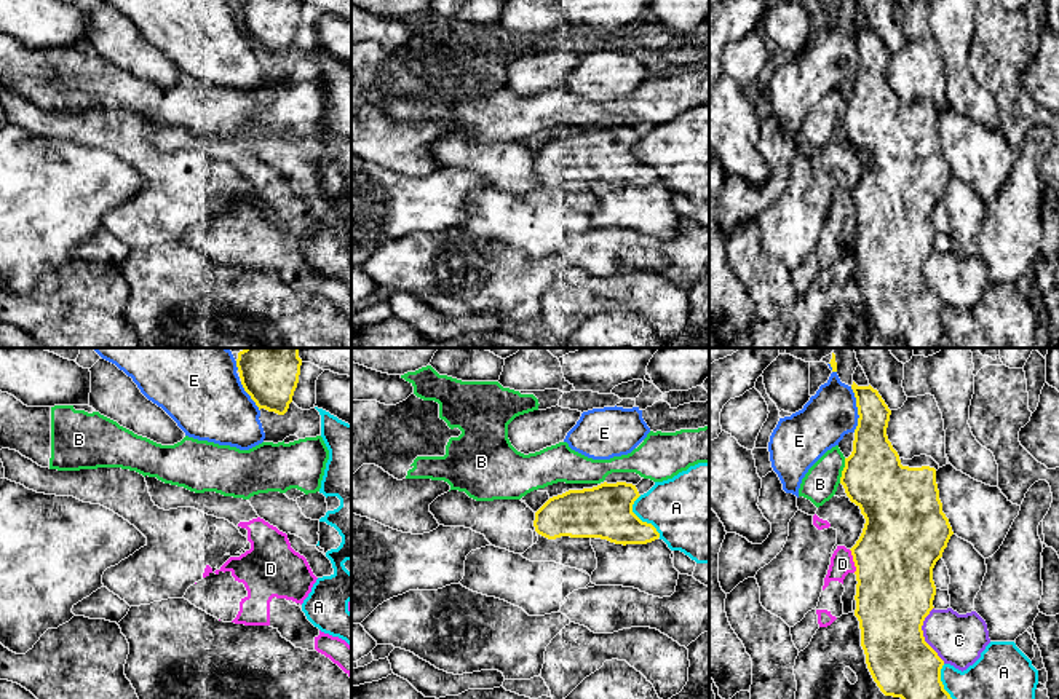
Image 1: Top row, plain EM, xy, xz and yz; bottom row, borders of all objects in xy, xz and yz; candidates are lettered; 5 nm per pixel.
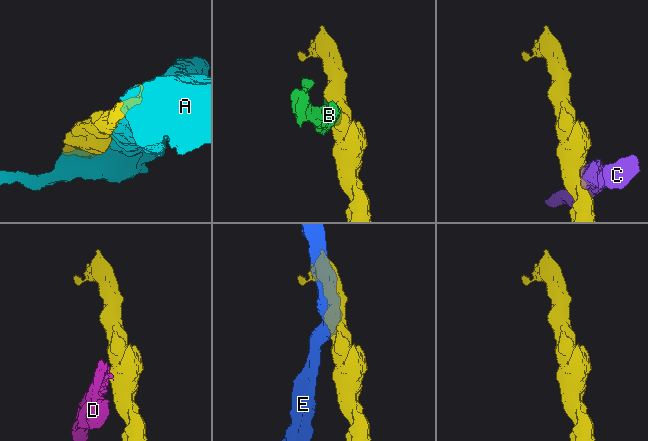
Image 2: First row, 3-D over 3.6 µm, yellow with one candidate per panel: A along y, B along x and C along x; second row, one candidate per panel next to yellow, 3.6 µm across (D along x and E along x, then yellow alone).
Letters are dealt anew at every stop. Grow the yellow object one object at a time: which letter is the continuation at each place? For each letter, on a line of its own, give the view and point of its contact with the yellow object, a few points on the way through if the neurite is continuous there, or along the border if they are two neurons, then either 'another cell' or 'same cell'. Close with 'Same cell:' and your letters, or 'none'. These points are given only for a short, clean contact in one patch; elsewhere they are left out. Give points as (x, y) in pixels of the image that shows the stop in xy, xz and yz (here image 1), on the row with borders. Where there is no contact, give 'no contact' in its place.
A: contact xz (639, 519); another cell
B: contact yz (842, 471); another cell
C: contact yz (922, 635); another cell
D: contact yz (853, 560); border yz (848, 549), (855, 572); another cell
E: contact yz (858, 409); border yz (850, 387), (858, 415), (855, 431); another cell
Same cell: none

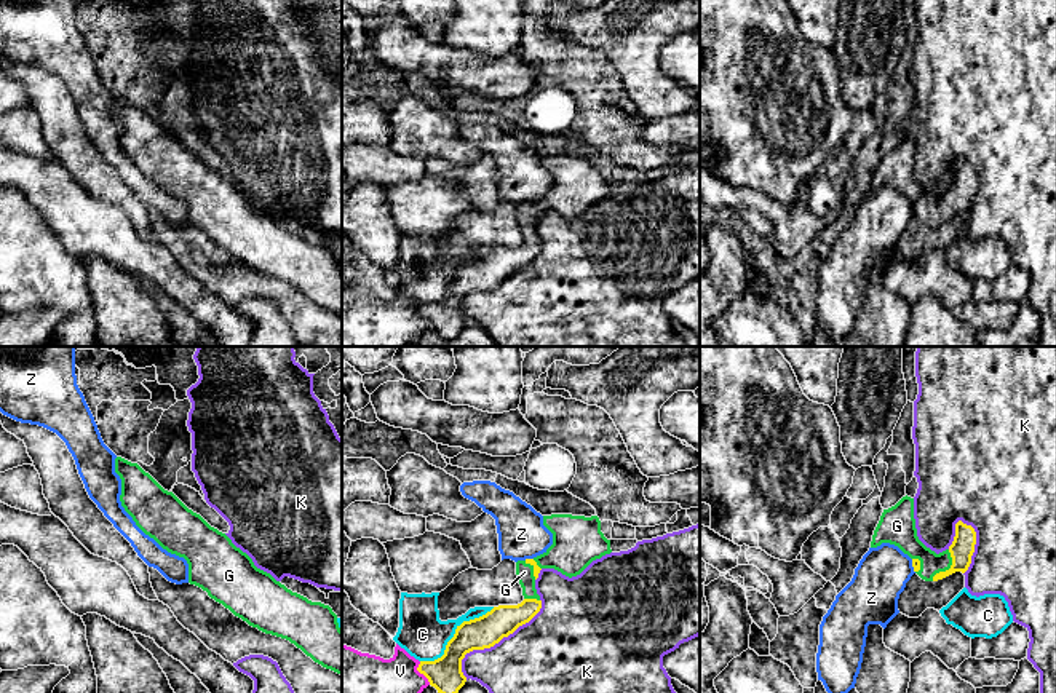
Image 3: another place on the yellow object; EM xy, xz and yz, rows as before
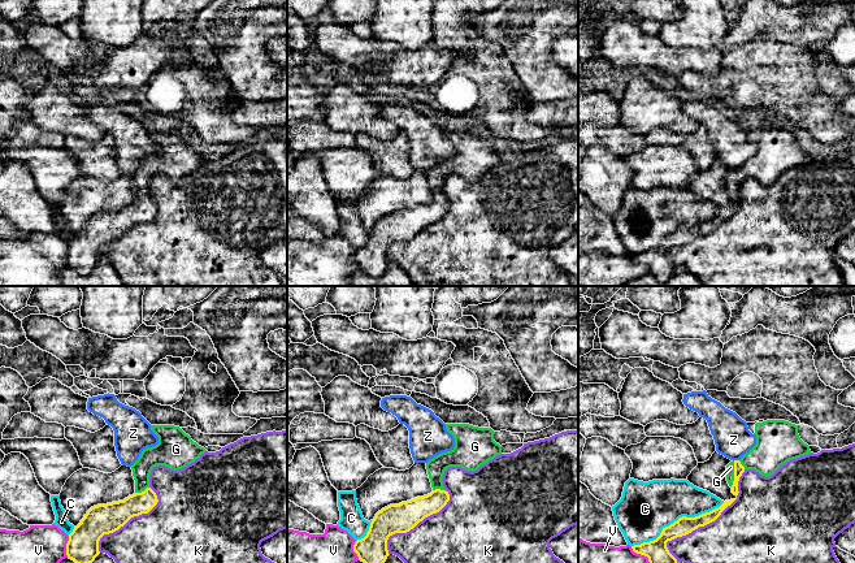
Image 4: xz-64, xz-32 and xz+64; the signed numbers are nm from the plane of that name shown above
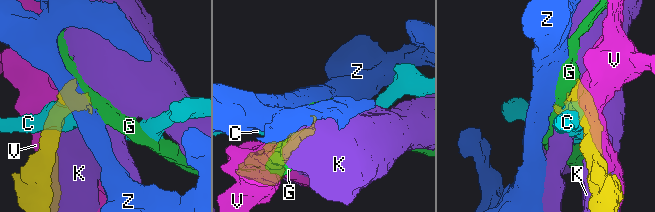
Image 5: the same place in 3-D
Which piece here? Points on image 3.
C: contact xz (454, 634); another cell
G: contact yz (949, 569); same cell
K: contact xz (494, 644); another cell
V: contact xz (420, 673); another cell
Z: contact yz (913, 566); border yz (911, 559), (914, 572); another cell
Same cell: G

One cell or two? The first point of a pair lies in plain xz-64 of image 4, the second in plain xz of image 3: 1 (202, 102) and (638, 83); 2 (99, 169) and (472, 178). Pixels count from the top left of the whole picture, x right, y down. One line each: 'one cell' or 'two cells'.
1: two cells
2: one cell

